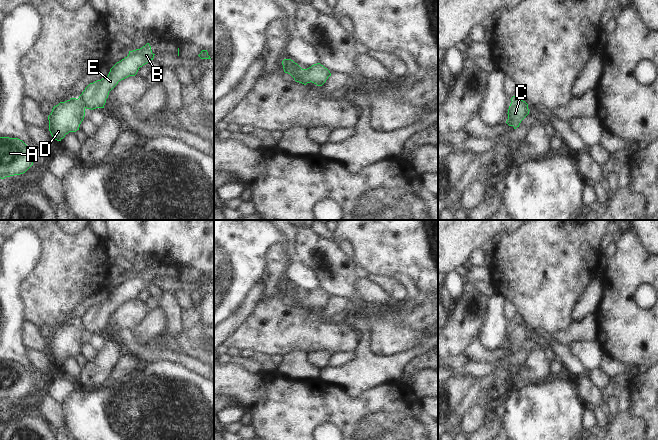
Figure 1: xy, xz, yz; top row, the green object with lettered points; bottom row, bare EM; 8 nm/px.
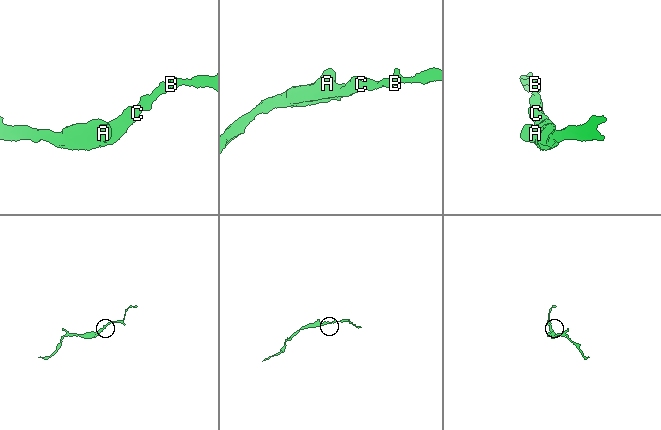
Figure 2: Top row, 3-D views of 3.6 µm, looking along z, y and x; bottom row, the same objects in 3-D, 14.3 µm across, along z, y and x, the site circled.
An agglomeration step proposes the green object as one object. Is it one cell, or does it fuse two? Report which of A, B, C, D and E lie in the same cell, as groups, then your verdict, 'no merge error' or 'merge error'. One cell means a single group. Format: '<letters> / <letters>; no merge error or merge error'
A B C D E; no merge error

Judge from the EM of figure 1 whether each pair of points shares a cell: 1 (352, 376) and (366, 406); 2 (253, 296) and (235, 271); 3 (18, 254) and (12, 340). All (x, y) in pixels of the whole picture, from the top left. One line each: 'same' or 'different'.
1: different
2: different
3: same

